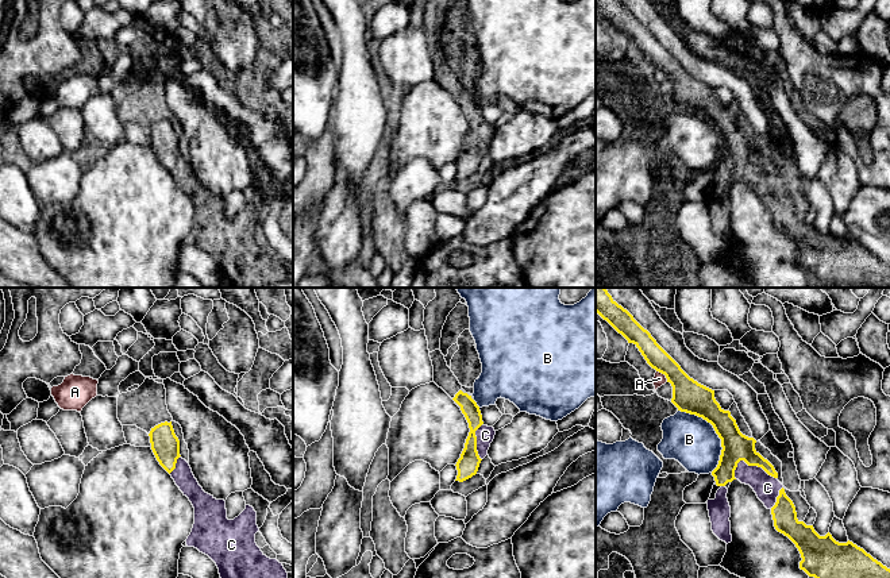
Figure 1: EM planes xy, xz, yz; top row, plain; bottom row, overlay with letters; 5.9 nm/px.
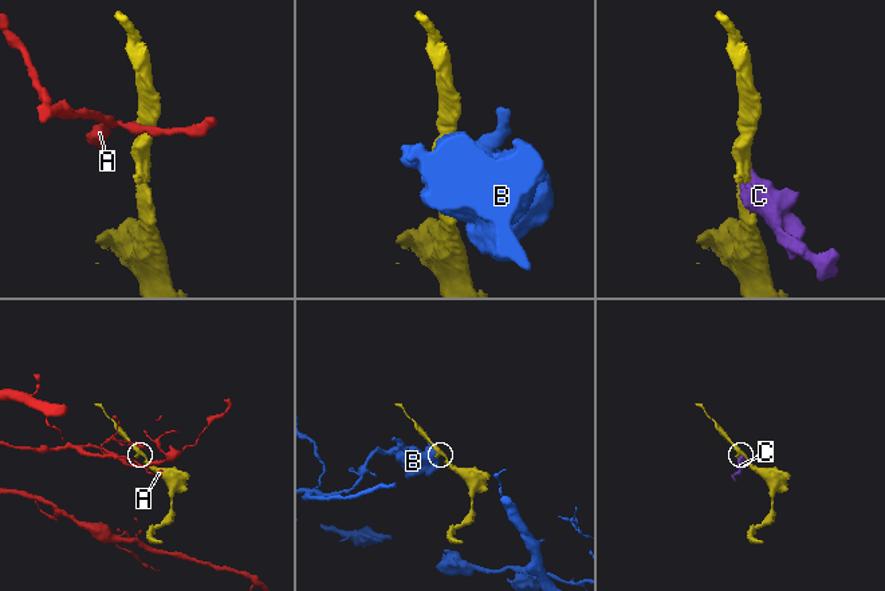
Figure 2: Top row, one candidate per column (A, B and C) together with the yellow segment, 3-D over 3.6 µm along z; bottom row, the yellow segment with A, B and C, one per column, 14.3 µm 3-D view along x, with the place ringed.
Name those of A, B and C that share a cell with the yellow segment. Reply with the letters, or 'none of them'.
C

